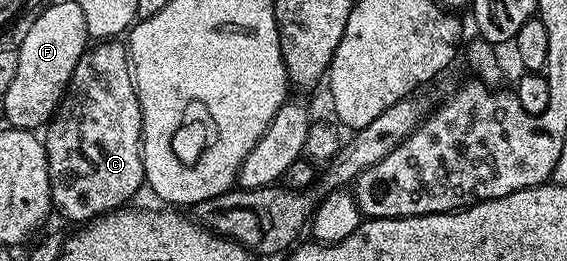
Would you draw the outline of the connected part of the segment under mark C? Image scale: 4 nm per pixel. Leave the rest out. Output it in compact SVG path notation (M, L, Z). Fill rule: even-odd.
M99 41L88 46L73 69L67 93L55 110L55 116L42 132L43 148L49 165L51 205L75 225L86 225L109 211L126 208L139 190L144 190L143 126L141 105L131 78L127 48L119 41Z

